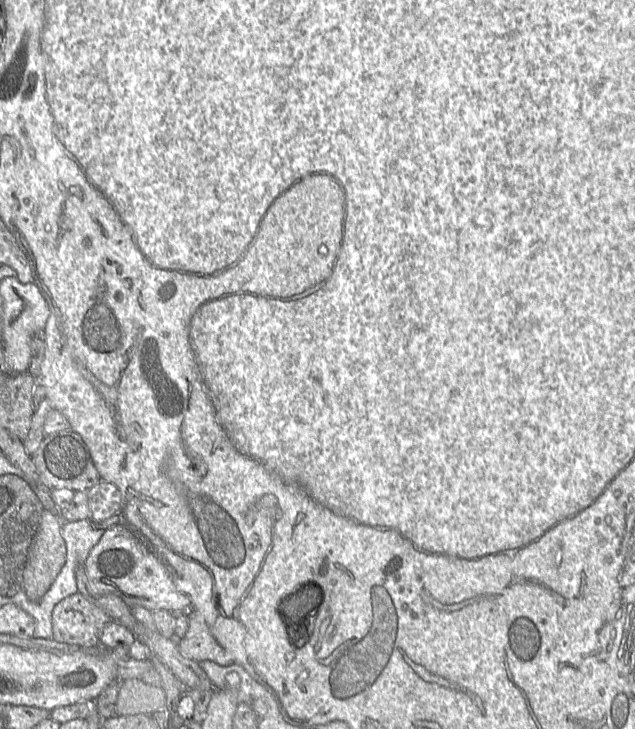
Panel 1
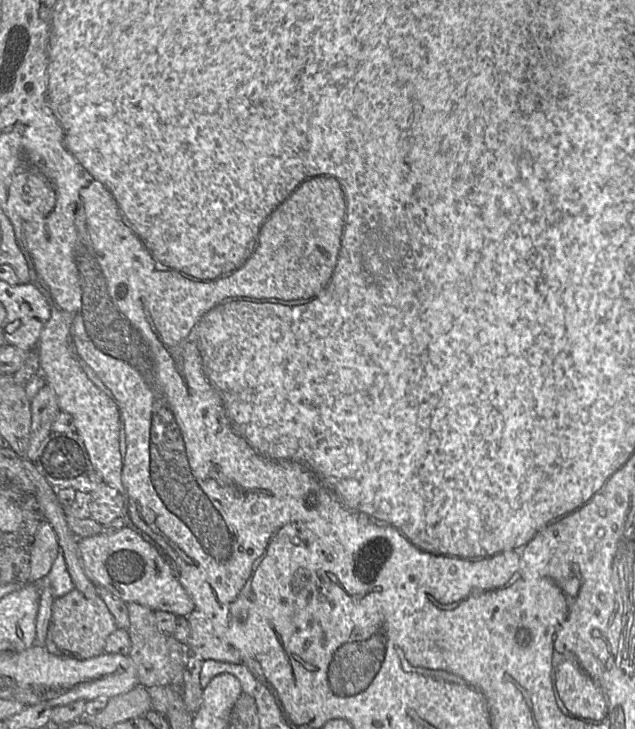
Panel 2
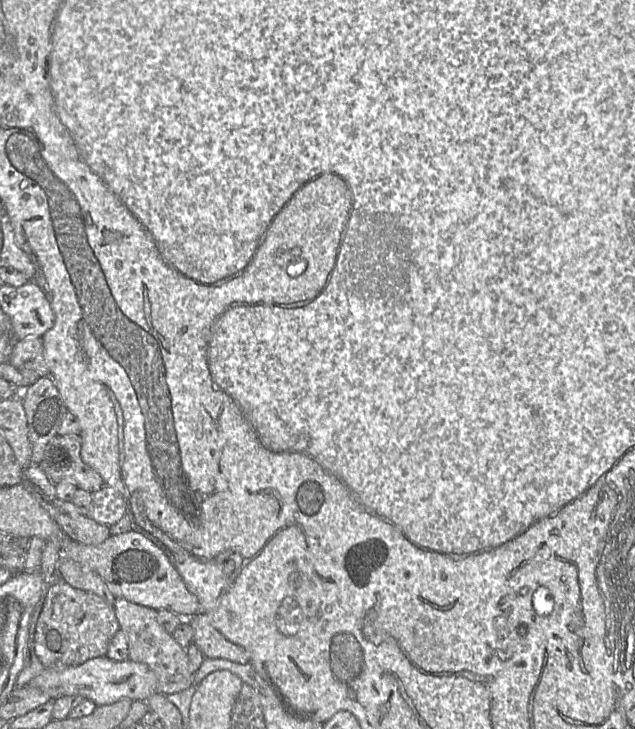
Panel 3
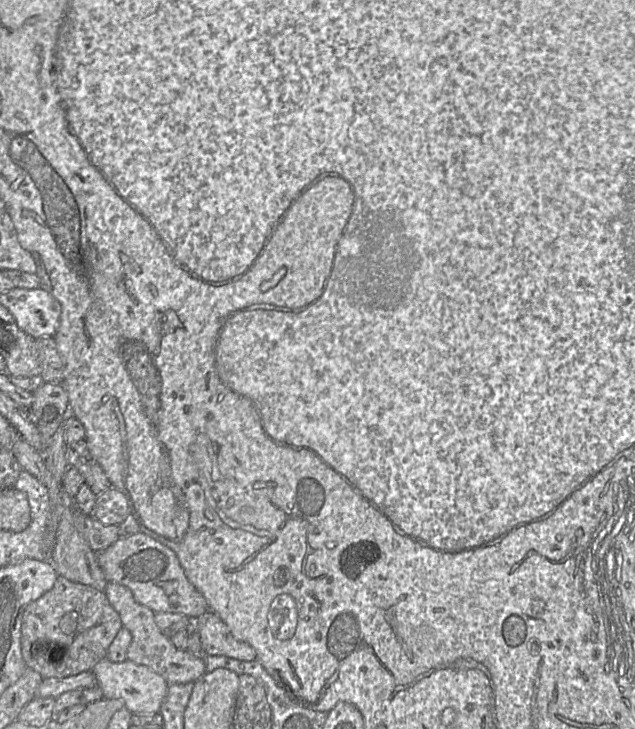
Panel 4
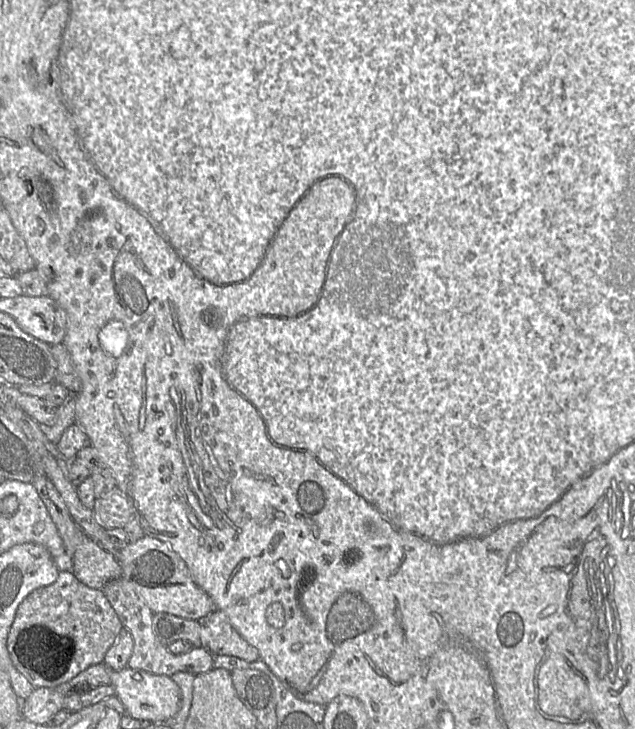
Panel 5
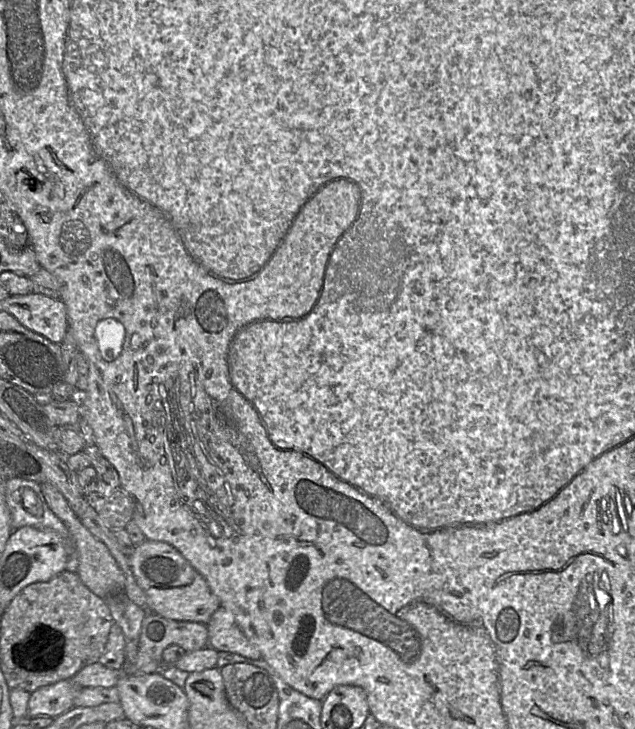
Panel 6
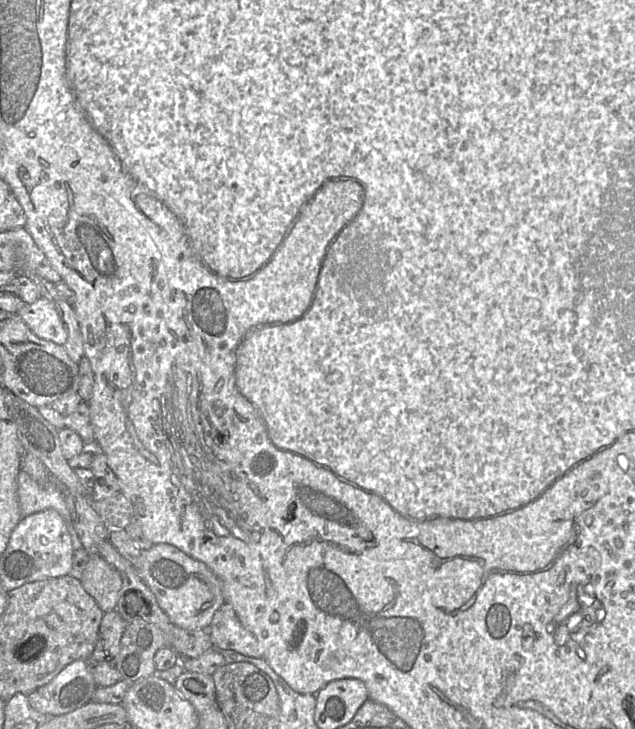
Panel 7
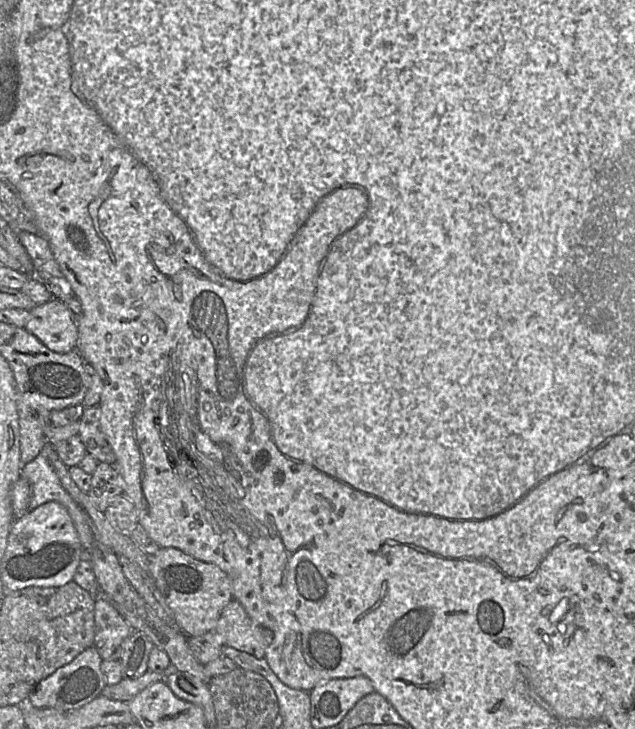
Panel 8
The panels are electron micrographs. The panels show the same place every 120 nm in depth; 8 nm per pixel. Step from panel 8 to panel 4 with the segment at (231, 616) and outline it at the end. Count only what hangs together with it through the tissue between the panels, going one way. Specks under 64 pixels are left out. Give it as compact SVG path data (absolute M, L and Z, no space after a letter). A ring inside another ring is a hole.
M207 611L196 620L205 656L227 656L242 661L254 661L256 651L249 644L236 639L226 623L213 611Z

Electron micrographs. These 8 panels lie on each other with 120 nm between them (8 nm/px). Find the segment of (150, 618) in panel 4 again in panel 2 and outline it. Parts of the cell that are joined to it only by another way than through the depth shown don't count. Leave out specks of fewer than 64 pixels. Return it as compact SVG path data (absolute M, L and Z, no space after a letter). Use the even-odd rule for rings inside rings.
M126 603L129 615L127 629L131 650L129 657L136 666L139 685L175 686L178 689L178 673L184 669L187 652L172 635L162 634L155 623L153 611L138 603Z

